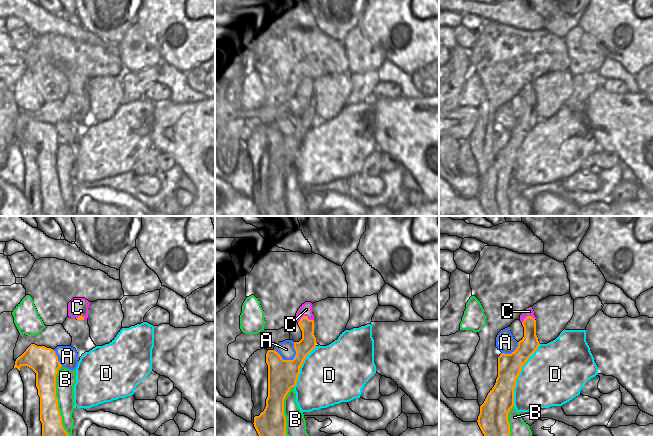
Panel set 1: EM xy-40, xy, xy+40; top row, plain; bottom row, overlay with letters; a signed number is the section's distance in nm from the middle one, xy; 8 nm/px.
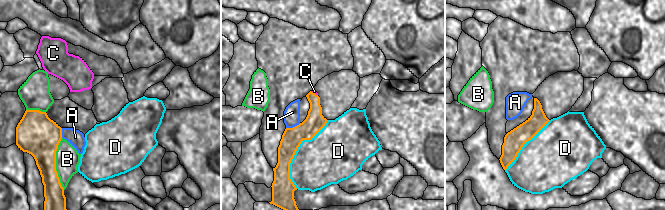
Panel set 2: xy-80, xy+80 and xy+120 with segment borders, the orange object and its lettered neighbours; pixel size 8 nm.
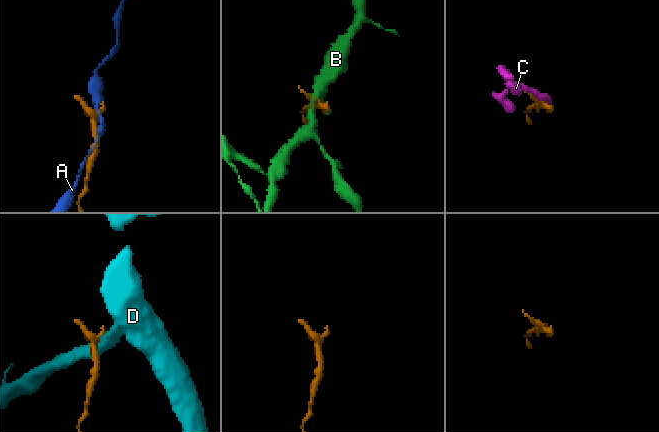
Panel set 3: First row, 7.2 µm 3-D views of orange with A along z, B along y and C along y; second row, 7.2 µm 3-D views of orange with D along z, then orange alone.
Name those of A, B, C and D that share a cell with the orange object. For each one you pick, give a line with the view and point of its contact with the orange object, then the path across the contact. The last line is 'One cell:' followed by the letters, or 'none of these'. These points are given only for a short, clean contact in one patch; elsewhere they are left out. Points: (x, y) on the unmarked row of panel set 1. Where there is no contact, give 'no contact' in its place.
One cell: none of these

